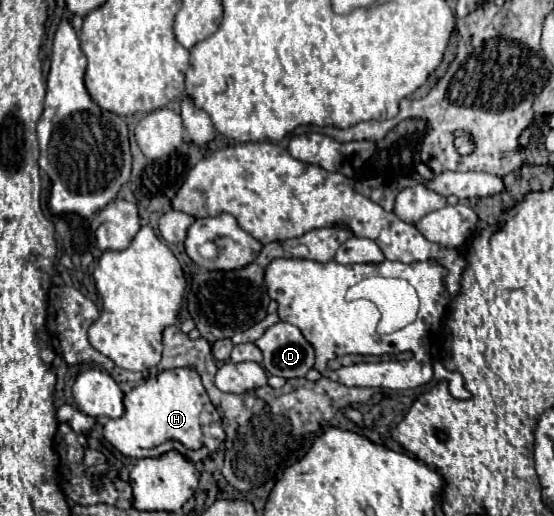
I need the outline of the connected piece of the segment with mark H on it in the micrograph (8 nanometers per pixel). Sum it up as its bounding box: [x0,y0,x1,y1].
[104,367,224,459]

